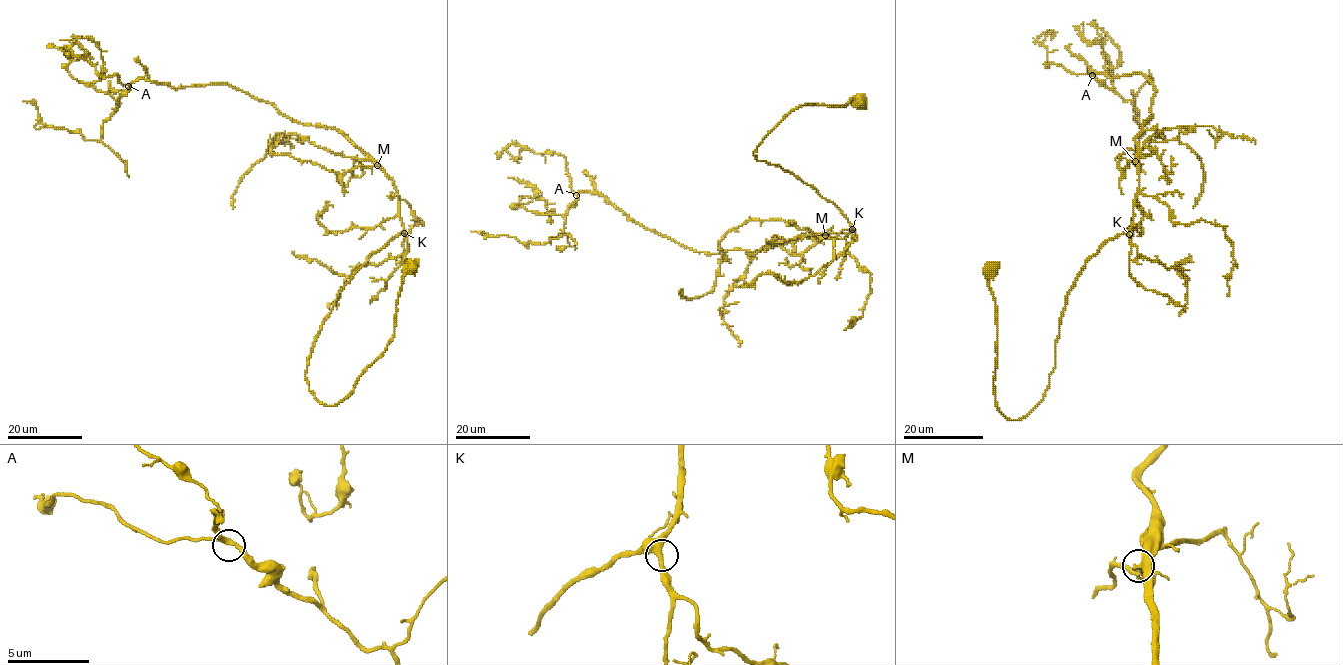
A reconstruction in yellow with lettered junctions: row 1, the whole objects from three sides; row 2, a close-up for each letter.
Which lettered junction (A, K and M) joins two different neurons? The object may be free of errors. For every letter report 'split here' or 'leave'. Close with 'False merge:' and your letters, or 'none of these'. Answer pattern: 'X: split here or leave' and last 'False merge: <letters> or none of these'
A: leave
K: leave
M: leave
False merge: none of these

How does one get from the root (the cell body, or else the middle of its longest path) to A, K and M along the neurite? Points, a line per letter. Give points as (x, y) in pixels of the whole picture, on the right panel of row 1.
A: (991, 270), (996, 405), (1022, 419), (1049, 384), (1068, 291), (1133, 221), (1154, 85), (1092, 75)
K: (991, 270), (996, 405), (1022, 419), (1049, 384), (1068, 291), (1107, 241), (1129, 234)
M: (991, 270), (996, 405), (1022, 419), (1049, 384), (1068, 291), (1085, 263), (1131, 227), (1139, 186), (1135, 161)

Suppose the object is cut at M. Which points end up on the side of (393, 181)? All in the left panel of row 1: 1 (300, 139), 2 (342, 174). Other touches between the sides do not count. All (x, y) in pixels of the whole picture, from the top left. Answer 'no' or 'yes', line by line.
1: yes
2: no

